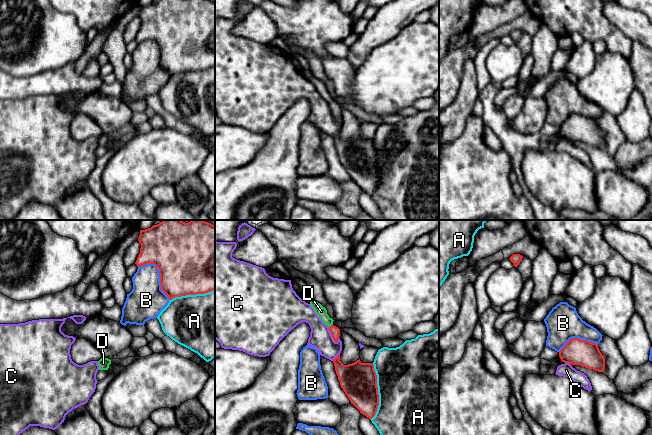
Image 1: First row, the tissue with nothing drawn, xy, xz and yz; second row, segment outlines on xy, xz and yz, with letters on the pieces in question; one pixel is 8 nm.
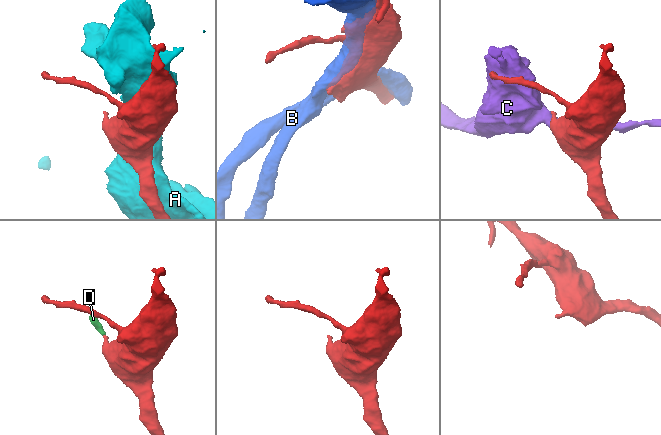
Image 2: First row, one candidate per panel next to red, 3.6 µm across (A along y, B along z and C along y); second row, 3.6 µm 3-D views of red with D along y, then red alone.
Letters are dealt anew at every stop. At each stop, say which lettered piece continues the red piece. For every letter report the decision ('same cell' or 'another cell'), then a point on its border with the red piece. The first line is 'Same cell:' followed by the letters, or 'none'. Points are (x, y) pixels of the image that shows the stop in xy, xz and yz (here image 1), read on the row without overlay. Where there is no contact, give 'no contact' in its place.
Same cell: D
A: another cell; contact xz (377, 167)
B: another cell; contact xy (159, 49)
C: another cell; contact xz (331, 110)
D: same cell; contact xz (330, 102)

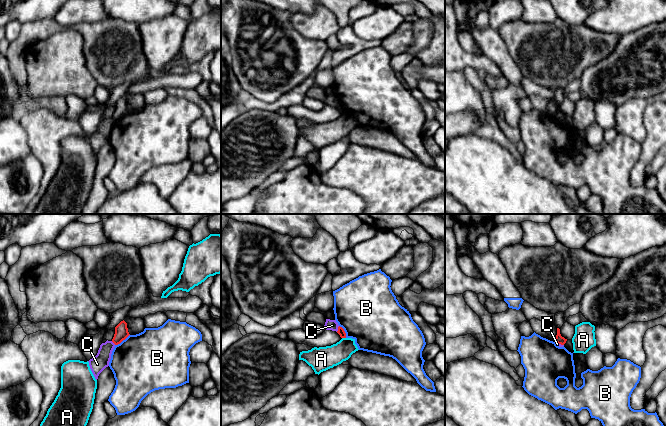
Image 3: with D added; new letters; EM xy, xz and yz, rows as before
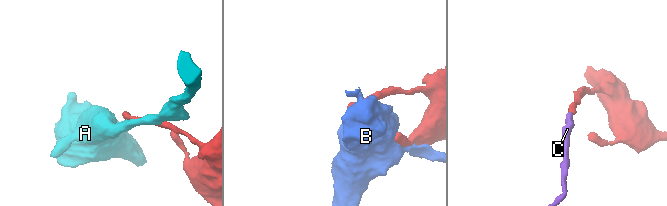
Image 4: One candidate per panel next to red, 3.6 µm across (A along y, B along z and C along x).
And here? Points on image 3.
Same cell: none
A: another cell; contact xz (344, 113)
B: another cell; contact xy (122, 116)
C: another cell; contact xz (338, 105)

